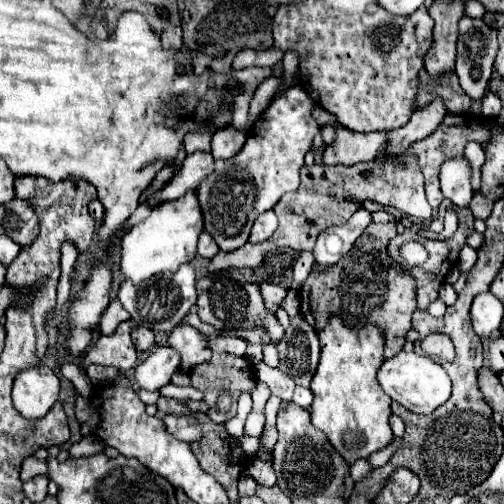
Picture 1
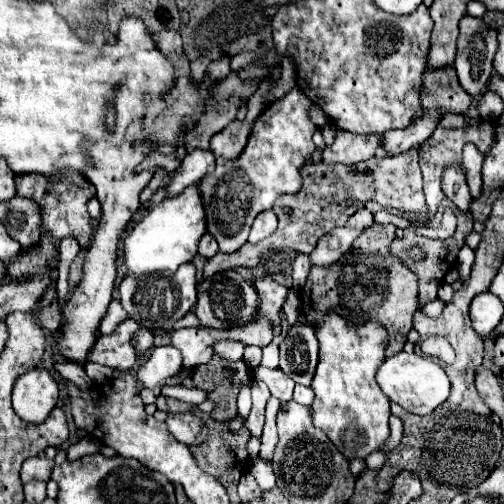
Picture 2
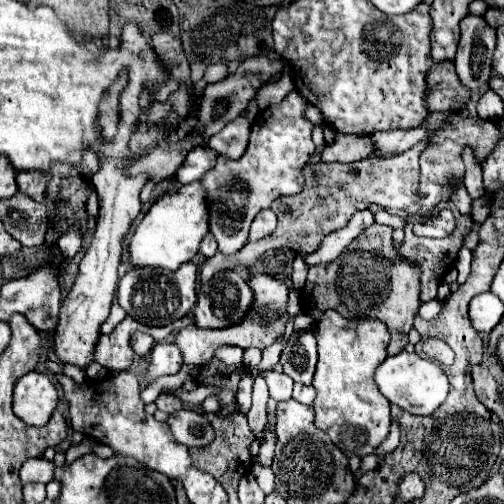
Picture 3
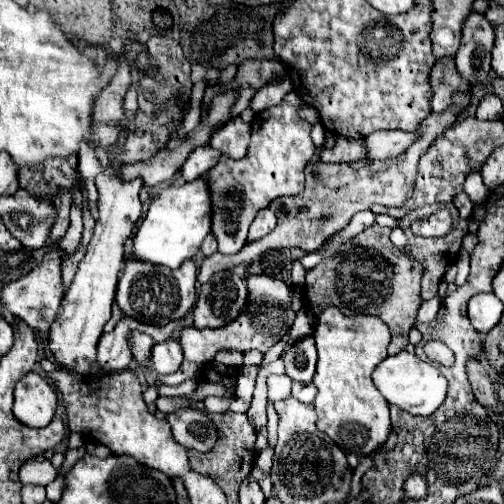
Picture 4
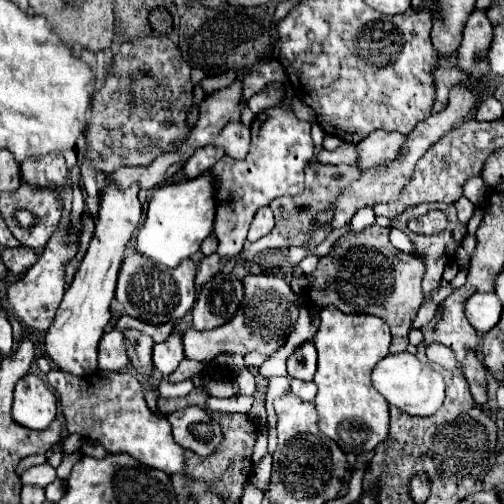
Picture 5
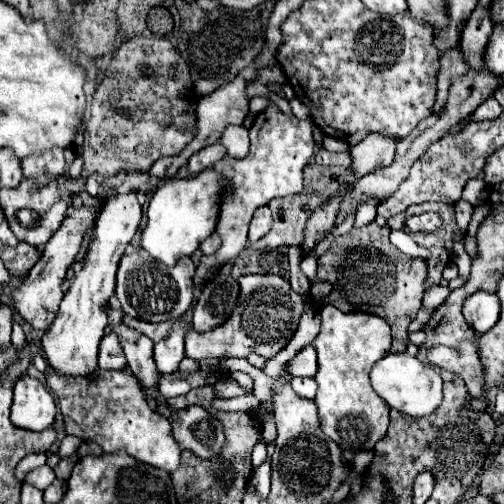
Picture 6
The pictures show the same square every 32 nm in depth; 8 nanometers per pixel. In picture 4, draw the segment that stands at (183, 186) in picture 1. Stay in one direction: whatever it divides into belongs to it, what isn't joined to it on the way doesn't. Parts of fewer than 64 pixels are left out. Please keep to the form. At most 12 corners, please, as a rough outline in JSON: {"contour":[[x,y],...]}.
{"contour":[[196,148],[180,170],[184,182],[202,178],[222,152]]}

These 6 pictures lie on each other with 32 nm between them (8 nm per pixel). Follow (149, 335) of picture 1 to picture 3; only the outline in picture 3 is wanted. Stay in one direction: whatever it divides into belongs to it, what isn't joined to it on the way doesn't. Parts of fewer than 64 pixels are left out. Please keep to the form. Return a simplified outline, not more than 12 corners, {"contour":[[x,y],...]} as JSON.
{"contour":[[134,332],[130,346],[138,358],[152,350],[154,338]]}

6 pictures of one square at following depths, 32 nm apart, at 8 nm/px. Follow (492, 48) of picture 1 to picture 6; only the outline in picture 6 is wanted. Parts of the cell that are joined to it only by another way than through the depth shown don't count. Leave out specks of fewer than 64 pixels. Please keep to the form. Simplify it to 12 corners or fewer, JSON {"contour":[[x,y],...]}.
{"contour":[[476,6],[460,42],[472,70],[486,70],[482,52],[494,22]]}

